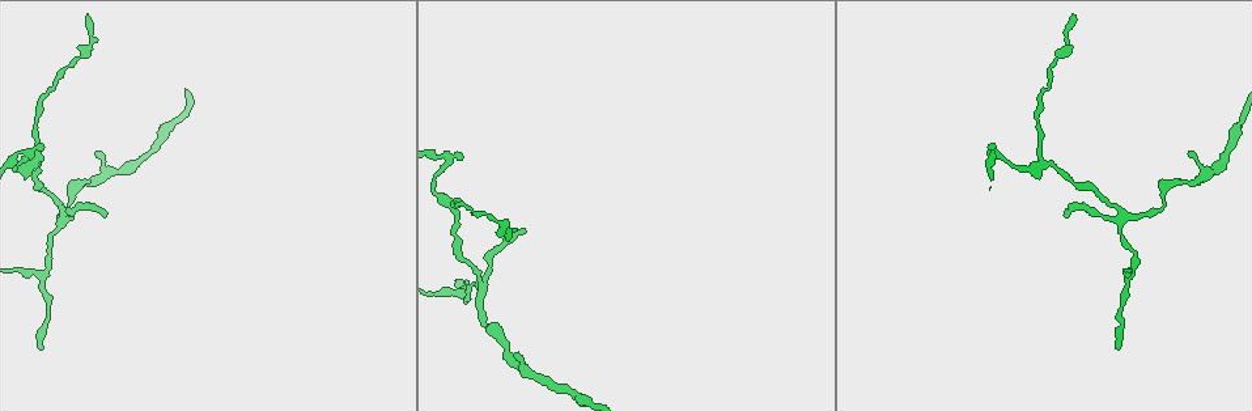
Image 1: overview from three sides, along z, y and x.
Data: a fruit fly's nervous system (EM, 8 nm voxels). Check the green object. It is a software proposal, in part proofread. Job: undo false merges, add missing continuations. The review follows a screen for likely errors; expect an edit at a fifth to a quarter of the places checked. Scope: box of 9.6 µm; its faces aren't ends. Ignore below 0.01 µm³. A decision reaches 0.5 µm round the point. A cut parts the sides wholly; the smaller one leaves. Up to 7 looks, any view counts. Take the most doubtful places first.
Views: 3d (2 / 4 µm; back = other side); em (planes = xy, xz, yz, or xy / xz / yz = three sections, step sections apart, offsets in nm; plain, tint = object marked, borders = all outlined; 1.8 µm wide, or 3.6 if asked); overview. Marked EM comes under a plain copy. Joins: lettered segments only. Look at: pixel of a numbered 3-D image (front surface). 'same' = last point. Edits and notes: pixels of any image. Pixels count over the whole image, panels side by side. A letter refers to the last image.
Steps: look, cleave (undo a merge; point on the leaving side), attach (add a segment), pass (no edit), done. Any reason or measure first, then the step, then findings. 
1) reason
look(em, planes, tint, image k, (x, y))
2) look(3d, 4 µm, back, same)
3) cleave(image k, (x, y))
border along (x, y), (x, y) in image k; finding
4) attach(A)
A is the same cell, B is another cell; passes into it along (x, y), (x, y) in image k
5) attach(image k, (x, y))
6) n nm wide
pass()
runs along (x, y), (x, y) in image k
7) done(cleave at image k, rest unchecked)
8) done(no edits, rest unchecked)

thin end
look(em, planes, borders, image 1, (1193, 152))

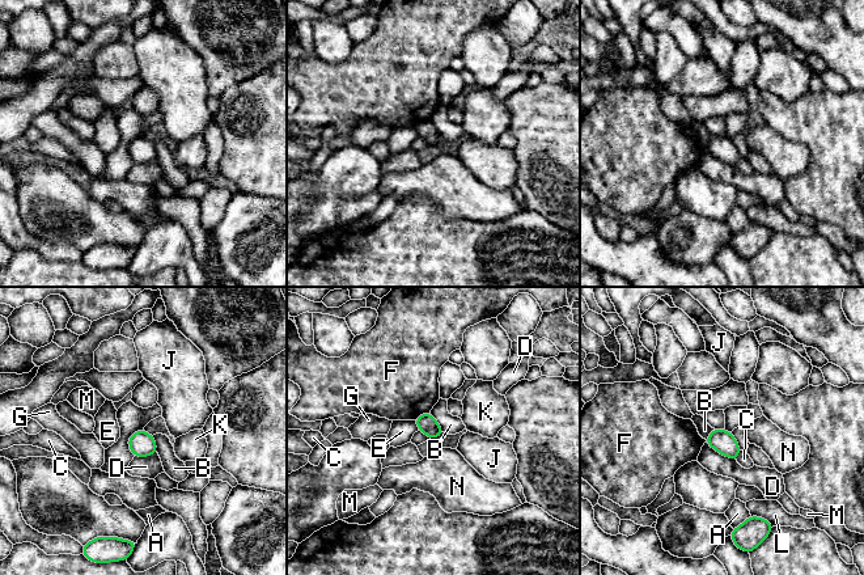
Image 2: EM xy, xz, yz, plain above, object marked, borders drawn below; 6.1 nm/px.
D touches over 220 nm
pass()
A, B, C, D, E, F, G, J, K, L, M and N are other cells; border along (714, 427), (724, 430) in image 2; none of them fits

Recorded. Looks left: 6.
free end
look(3d, 2 µm, back, image 1, (1066, 218))

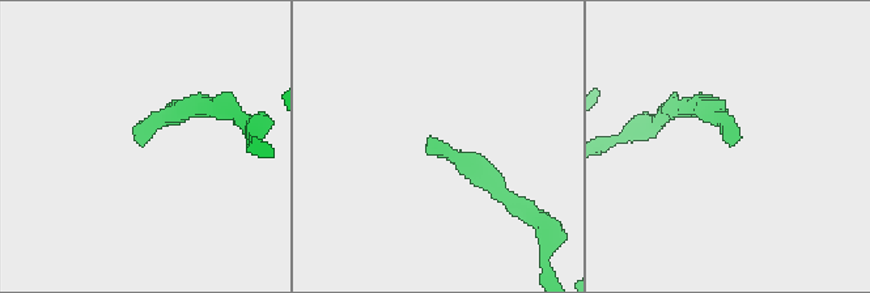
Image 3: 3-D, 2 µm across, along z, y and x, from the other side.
need the tissue
look(em, planes, borders, image 3, (735, 139))

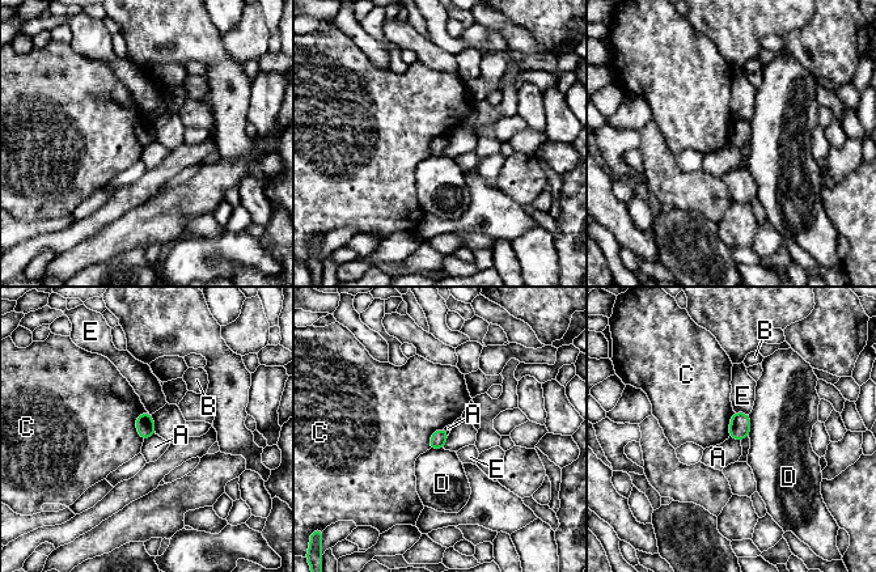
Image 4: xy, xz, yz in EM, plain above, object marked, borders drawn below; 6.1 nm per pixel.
C touches over 180 nm
pass()
A, B, C, D and E are other cells; border along (155, 432), (144, 440) in image 4; none of them fits

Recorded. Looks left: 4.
an open end
look(em, planes, borders, image 1, (40, 346))

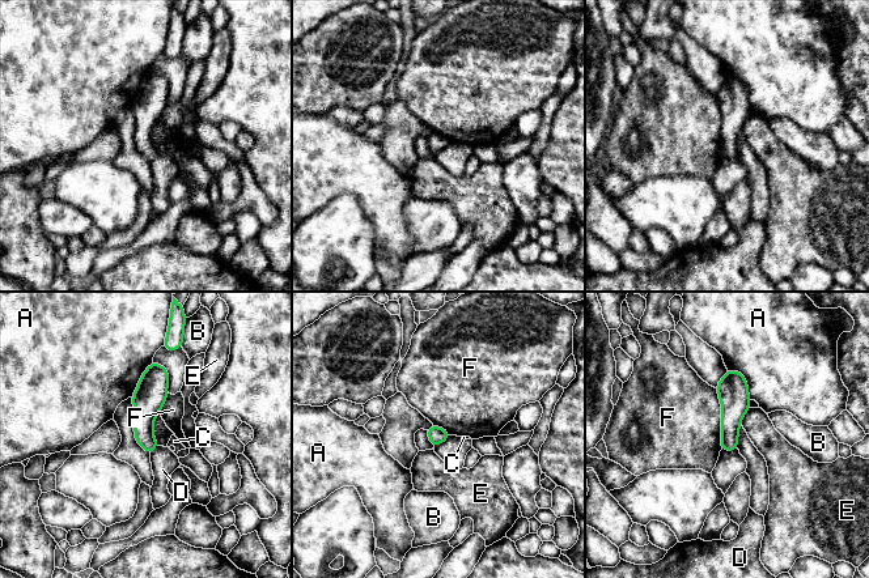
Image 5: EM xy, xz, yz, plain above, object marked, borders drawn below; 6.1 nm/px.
100 nm wide
pass()
A, B, C, D, E and F are other cells; no lettered segment goes on from it

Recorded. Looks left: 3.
done(no edits, rest unchecked)

